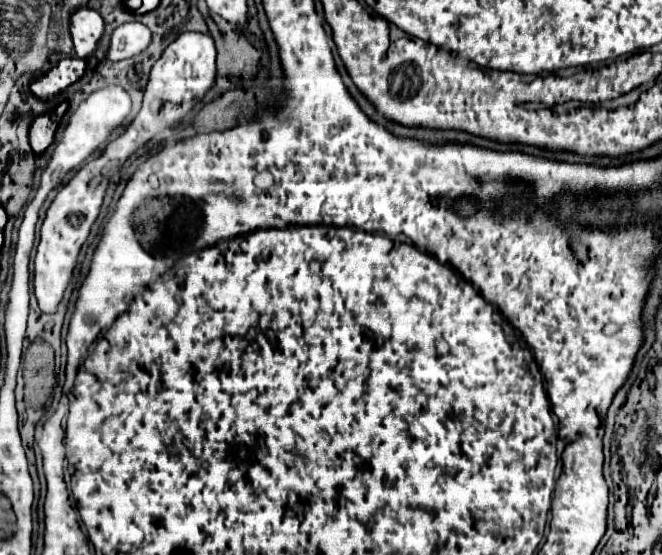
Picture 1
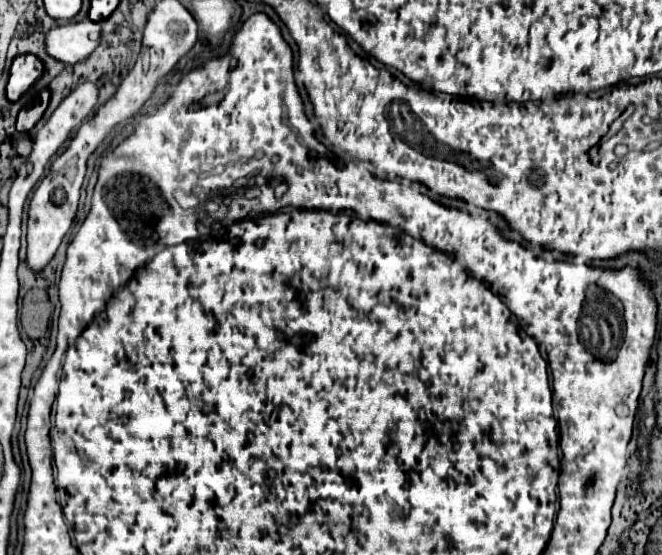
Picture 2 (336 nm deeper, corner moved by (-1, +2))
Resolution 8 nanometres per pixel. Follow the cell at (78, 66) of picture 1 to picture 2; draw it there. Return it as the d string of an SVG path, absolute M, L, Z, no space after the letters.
M17 55L9 69L7 99L17 101L41 75L43 63L35 55Z

